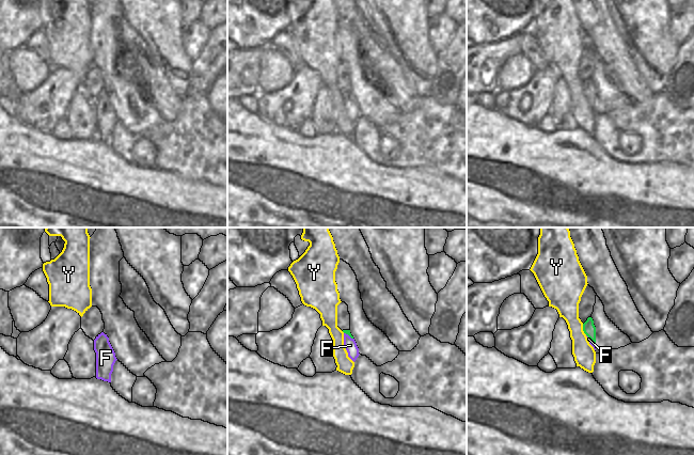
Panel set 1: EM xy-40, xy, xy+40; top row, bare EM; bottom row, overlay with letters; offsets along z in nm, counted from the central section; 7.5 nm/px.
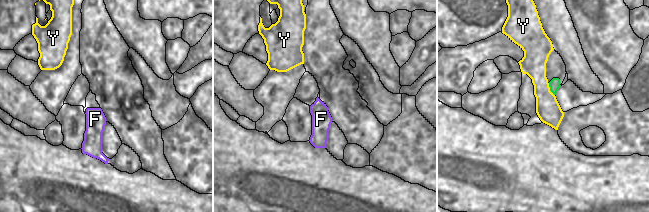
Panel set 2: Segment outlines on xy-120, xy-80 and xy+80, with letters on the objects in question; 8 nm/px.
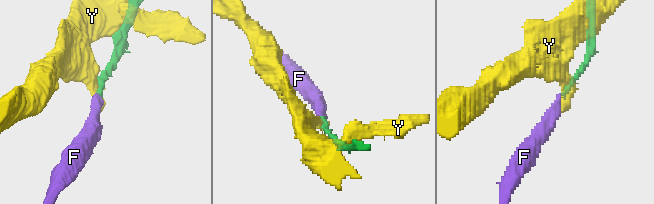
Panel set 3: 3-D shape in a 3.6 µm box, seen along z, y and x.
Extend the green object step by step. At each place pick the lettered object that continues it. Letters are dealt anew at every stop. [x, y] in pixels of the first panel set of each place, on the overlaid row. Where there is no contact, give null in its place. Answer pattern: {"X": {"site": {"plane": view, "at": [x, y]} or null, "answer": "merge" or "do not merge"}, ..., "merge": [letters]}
{"F": {"site": {"plane": "xy+40", "at": [592, 341]}, "answer": "merge"}, "Y": {"site": {"plane": "xy+40", "at": [583, 329]}, "answer": "do not merge"}, "merge": ["F"]}

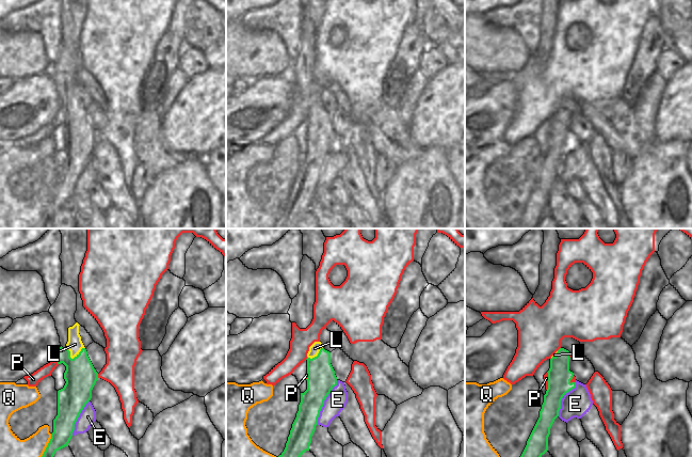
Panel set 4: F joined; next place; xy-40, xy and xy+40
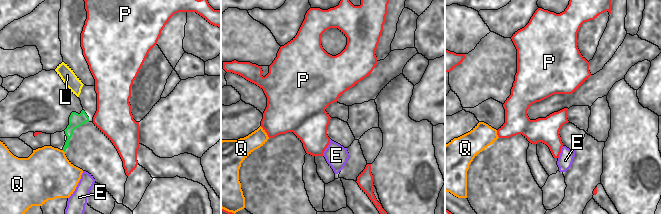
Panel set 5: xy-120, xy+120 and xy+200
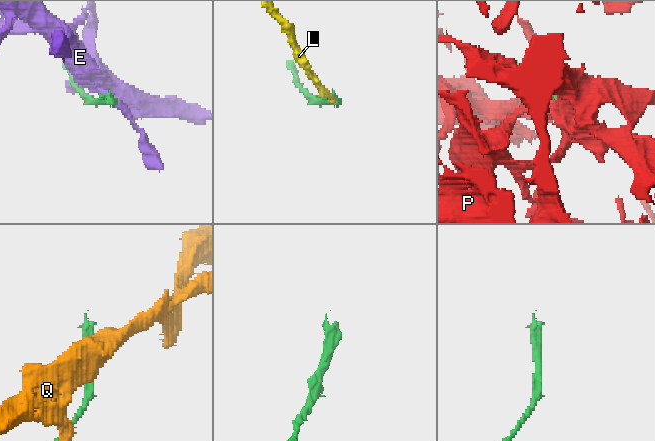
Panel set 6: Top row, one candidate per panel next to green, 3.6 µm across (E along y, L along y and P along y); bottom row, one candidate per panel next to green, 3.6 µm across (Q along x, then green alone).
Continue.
{"E": {"site": {"plane": "xy", "at": [323, 403]}, "answer": "do not merge"}, "L": {"site": {"plane": "xy-40", "at": [74, 358]}, "answer": "do not merge"}, "P": {"site": {"plane": "xy-40", "at": [57, 361]}, "answer": "do not merge"}, "Q": {"site": {"plane": "xy-40", "at": [47, 445]}, "answer": "do not merge"}, "merge": []}

